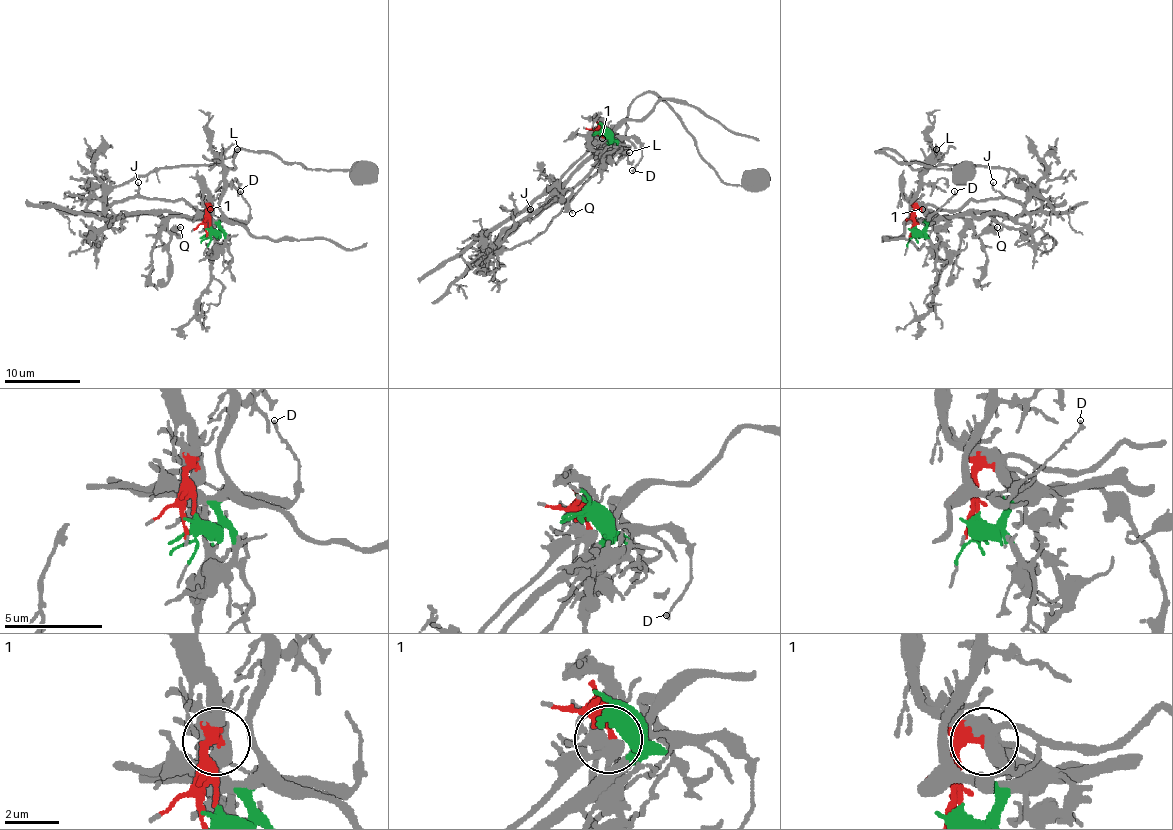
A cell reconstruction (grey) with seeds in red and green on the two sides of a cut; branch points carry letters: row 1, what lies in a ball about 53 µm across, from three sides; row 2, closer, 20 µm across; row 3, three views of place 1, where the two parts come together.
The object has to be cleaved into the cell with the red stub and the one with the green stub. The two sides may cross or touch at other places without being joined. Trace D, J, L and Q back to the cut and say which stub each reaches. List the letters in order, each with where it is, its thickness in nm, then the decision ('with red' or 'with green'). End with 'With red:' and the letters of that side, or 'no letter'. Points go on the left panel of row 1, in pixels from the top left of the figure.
D: place (240, 191); calibre 90 nm; with green
J: place (138, 182); calibre 100 nm; with red
L: place (237, 149); calibre 150 nm; with green
Q: place (180, 227); calibre 200 nm; with red
With red: J, Q

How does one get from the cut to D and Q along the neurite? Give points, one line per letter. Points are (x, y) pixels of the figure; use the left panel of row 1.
D: (210, 226), (211, 230), (219, 228), (223, 220), (247, 220), (249, 204), (240, 190)
Q: (210, 226), (210, 209), (204, 215), (168, 219), (168, 230), (179, 236), (176, 232), (179, 226)

